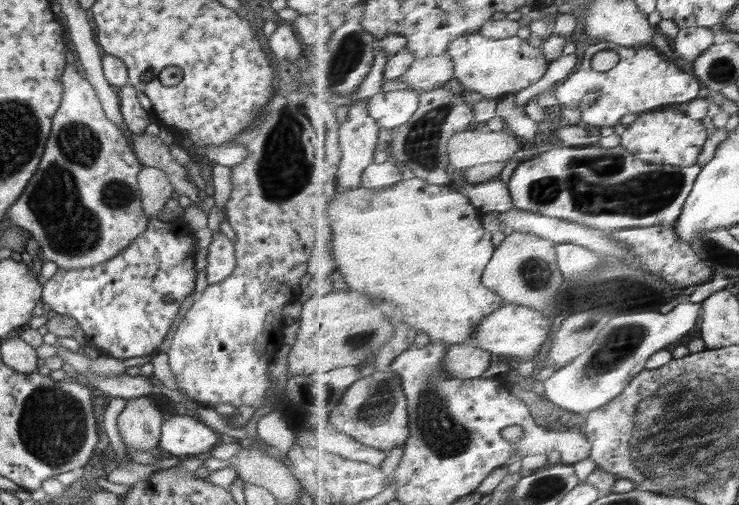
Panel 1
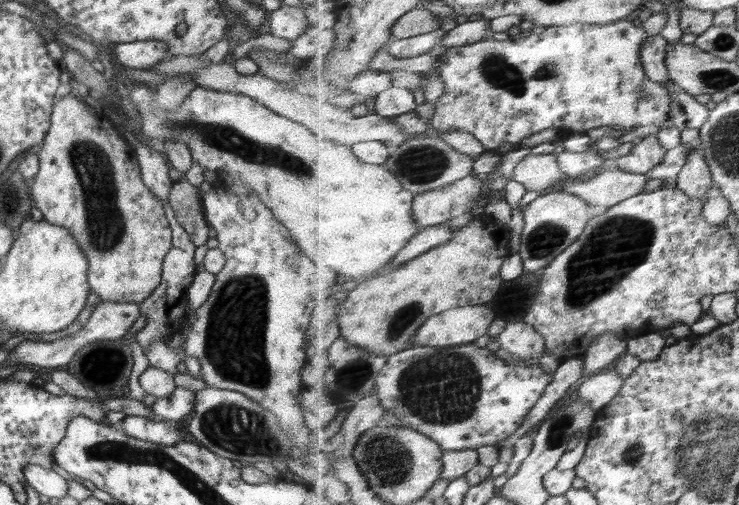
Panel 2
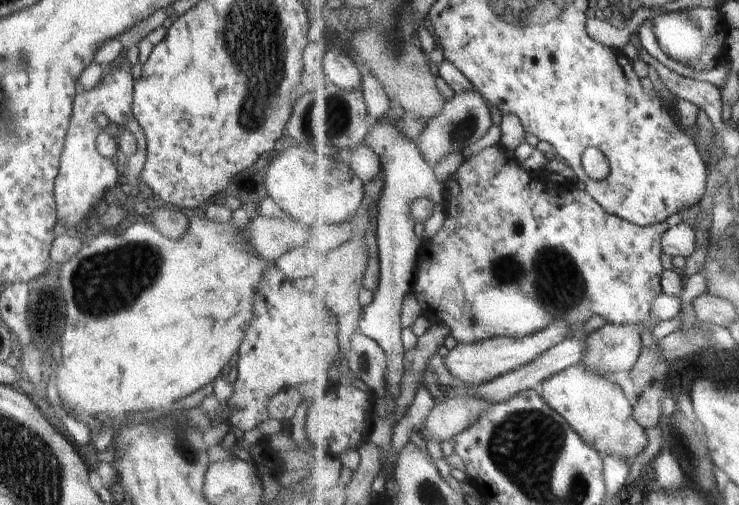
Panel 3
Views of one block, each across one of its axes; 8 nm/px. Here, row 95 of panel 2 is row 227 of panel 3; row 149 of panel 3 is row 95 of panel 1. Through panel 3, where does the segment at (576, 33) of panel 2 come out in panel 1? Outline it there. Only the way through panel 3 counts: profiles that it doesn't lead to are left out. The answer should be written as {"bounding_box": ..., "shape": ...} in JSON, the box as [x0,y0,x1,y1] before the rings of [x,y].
{"bounding_box":[448,33,551,102],"shape":[[[481,33],[466,35],[456,40],[448,53],[454,57],[455,77],[465,86],[465,90],[479,92],[488,100],[498,102],[542,80],[551,65],[542,46],[532,46],[528,39],[520,36],[496,40]]]}

